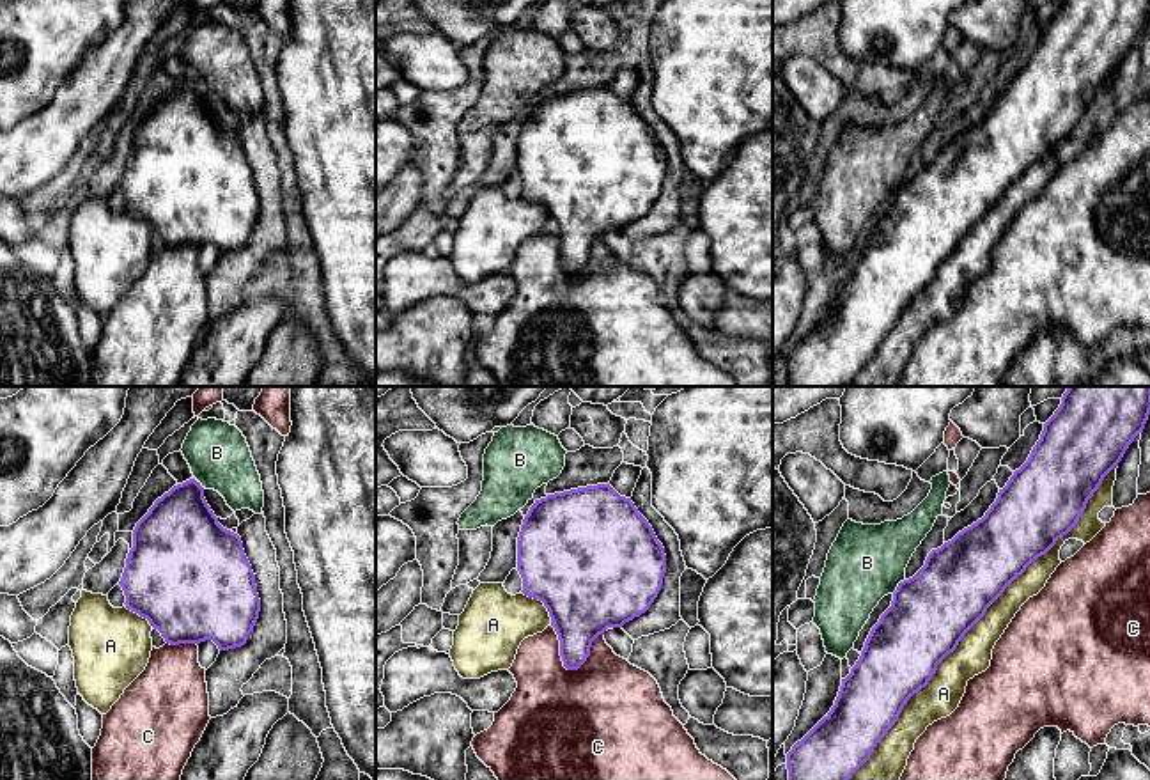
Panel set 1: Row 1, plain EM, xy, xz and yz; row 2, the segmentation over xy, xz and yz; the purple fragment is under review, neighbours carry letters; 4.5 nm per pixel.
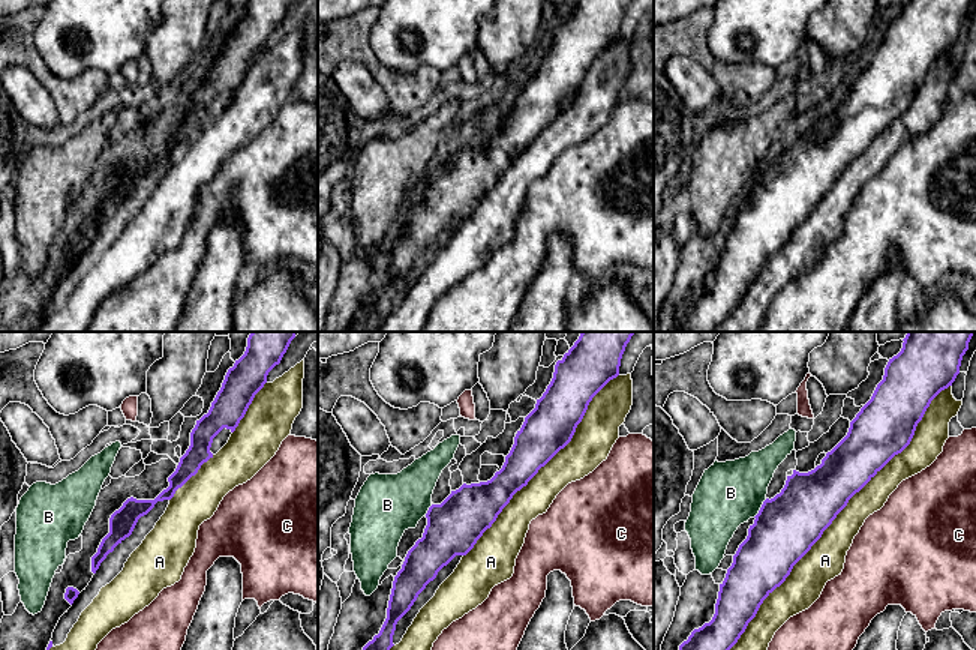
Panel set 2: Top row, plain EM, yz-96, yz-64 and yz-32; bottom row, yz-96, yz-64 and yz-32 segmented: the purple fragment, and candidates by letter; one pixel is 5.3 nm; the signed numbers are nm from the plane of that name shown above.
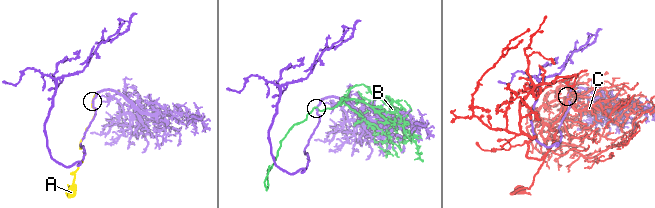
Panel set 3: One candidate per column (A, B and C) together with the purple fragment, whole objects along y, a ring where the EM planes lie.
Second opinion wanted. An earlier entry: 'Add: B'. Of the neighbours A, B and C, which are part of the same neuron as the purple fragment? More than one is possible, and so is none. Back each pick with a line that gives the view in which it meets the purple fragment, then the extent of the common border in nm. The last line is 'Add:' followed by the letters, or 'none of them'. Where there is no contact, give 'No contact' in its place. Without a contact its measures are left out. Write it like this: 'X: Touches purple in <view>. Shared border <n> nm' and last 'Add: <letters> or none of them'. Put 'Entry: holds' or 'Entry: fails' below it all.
A: Touches purple in yz. Shared border 1850 nm
Add: A
Entry: fails

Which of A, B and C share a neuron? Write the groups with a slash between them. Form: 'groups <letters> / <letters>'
groups A / B / C

